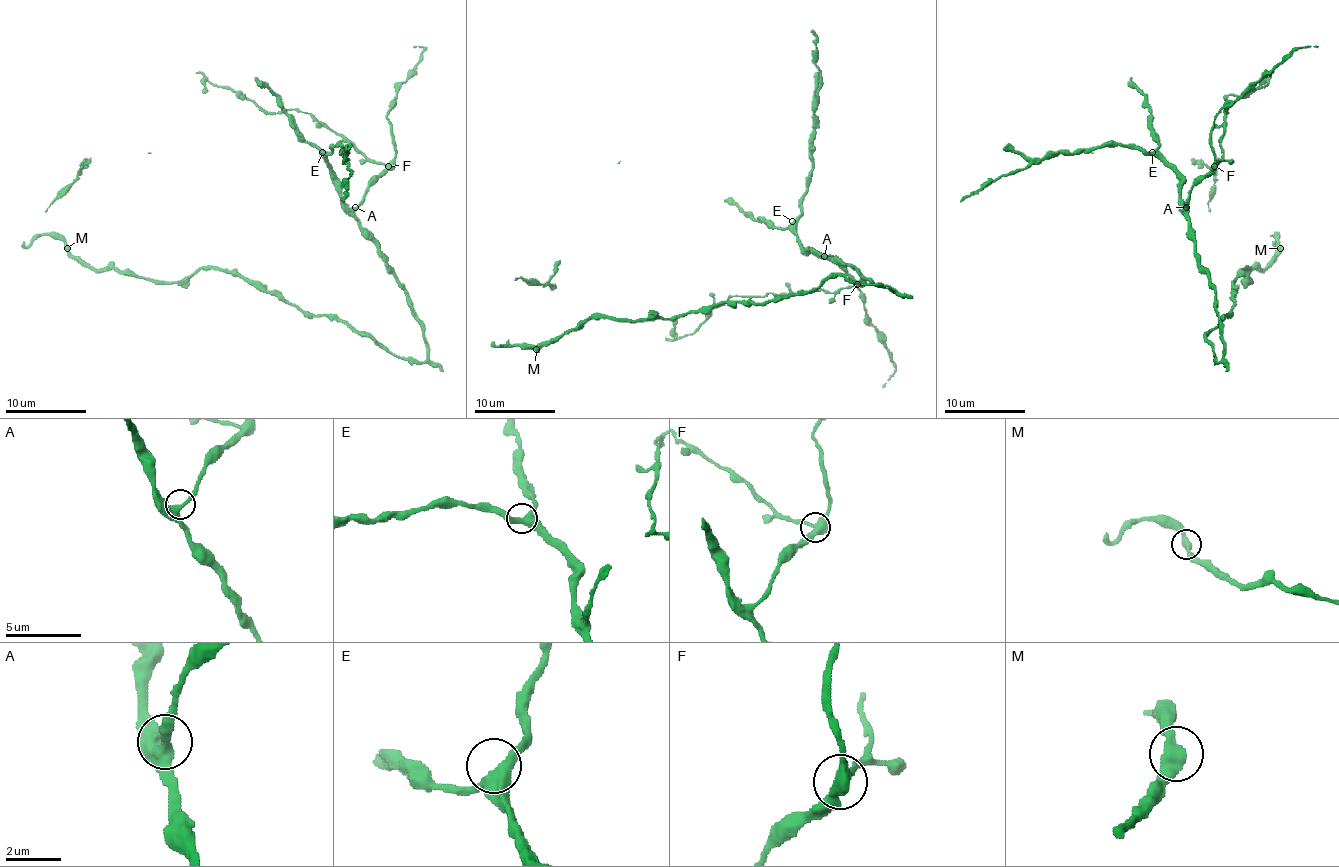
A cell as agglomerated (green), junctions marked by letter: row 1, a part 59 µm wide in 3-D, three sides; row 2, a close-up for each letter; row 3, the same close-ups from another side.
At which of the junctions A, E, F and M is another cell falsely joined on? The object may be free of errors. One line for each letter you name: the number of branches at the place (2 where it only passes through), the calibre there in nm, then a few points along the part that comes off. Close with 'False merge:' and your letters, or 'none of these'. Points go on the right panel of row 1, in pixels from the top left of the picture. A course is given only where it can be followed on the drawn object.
F: Branches: 3. Thickness 400 nm. Course of the part to remove: (1215, 166), (1223, 156), (1223, 112), (1227, 110), (1227, 114), (1239, 97), (1247, 97), (1267, 83), (1247, 93)
False merge: F

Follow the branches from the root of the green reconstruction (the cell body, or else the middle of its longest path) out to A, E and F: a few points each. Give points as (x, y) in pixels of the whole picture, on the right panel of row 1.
A: (1223, 317), (1207, 335), (1217, 361), (1223, 357), (1223, 323), (1217, 311), (1215, 286), (1196, 252), (1186, 207)
E: (1223, 317), (1207, 335), (1217, 361), (1223, 357), (1217, 292), (1196, 252), (1180, 179), (1152, 152)
F: (1223, 317), (1207, 335), (1217, 361), (1223, 357), (1223, 323), (1188, 215), (1190, 189), (1215, 166)

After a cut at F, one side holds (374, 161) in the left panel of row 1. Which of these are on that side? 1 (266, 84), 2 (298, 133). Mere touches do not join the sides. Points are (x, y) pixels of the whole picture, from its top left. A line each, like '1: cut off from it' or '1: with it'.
1: cut off from it
2: cut off from it

